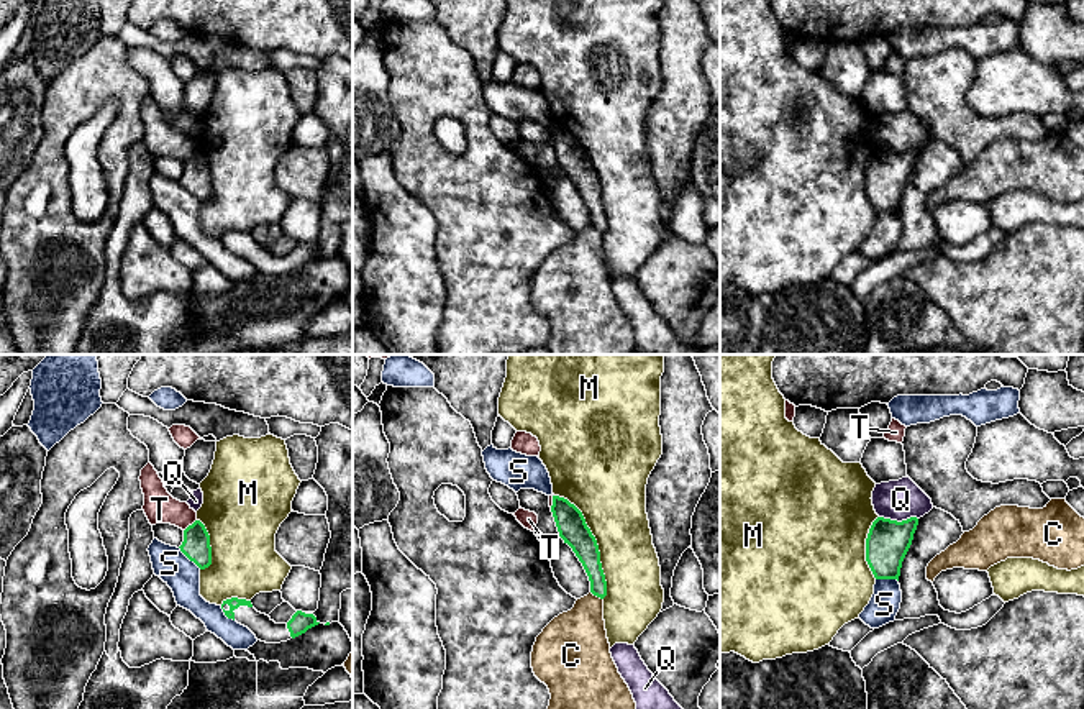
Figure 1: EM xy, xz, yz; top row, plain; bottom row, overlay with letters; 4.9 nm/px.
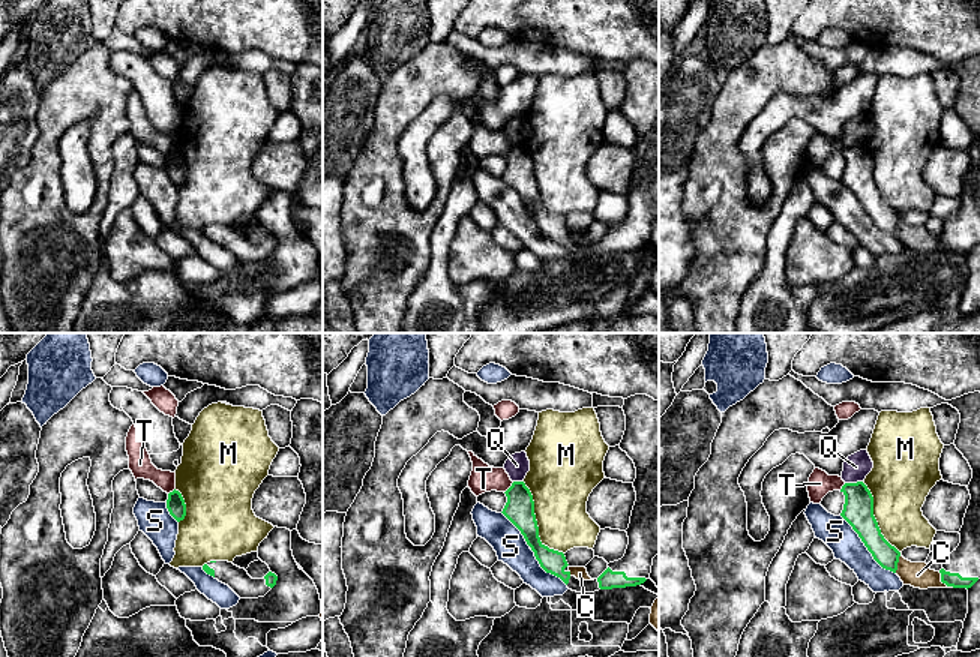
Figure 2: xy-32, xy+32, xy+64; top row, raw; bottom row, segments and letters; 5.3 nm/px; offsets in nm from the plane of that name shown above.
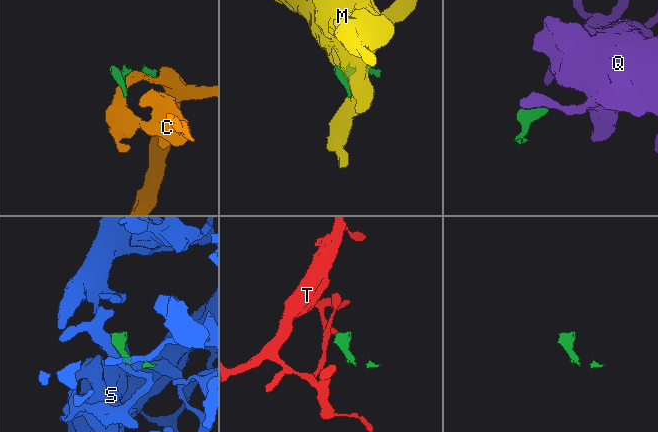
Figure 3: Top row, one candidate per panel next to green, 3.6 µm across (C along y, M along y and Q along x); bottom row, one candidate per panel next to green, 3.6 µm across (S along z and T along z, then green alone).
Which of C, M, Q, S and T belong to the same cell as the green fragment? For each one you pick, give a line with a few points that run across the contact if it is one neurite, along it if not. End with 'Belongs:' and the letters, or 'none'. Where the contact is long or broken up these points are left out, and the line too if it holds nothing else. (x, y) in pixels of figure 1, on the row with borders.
Belongs: none

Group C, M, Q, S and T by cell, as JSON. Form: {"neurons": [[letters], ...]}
{"neurons": [["C"], ["M"], ["Q"], ["S"], ["T"]]}

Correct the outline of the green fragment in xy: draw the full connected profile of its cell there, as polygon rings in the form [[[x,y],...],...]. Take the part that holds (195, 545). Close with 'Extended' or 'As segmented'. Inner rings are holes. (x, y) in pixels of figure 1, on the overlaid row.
[[[200,520],[184,530],[184,542],[179,548],[200,569],[212,565],[210,535]]]. As segmented

